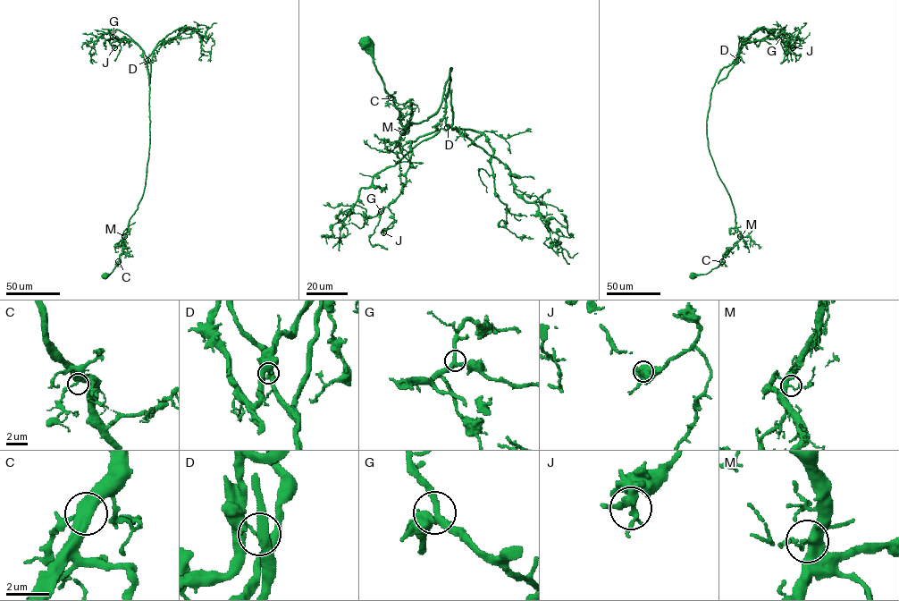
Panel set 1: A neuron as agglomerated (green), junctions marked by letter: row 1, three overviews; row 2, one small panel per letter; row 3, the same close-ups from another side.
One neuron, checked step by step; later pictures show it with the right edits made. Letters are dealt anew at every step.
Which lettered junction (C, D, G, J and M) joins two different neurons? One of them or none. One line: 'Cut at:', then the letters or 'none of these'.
Cut at: D

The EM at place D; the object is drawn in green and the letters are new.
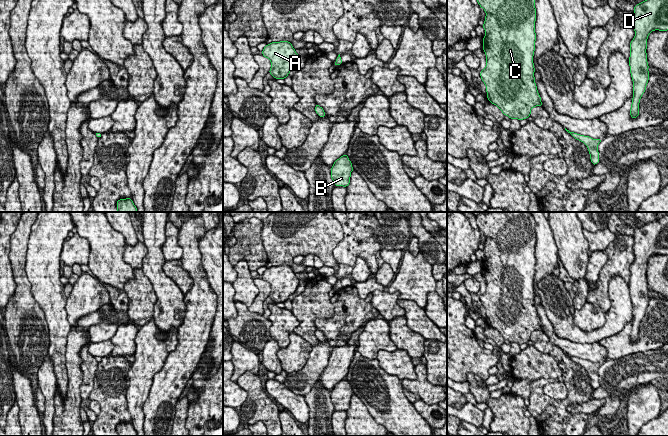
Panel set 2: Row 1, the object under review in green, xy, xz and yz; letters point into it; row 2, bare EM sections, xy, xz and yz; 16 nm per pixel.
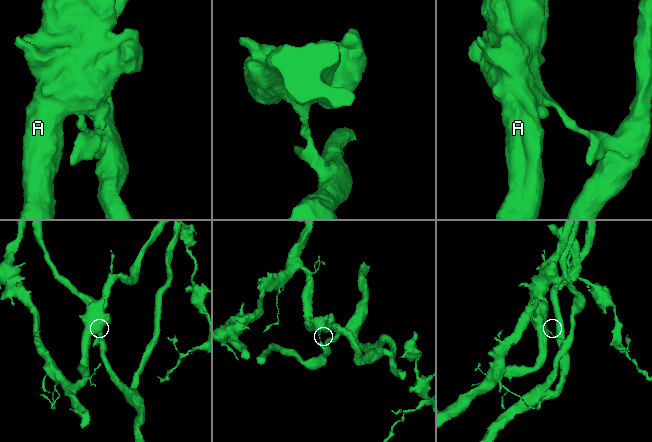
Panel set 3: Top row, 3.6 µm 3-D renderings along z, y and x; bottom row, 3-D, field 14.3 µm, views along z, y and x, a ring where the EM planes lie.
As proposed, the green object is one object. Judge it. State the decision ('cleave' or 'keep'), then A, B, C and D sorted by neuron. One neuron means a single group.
cleave; groups A C / B D

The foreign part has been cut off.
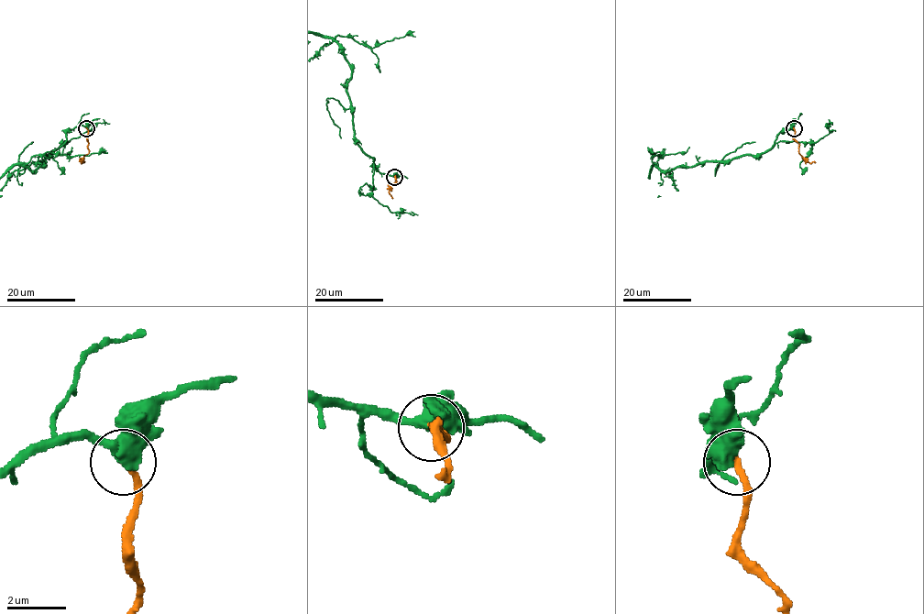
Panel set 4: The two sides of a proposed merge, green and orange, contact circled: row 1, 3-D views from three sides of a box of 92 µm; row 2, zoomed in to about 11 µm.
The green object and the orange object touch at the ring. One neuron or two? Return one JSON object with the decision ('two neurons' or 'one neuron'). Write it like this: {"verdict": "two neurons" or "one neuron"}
{"verdict": "one neuron"}

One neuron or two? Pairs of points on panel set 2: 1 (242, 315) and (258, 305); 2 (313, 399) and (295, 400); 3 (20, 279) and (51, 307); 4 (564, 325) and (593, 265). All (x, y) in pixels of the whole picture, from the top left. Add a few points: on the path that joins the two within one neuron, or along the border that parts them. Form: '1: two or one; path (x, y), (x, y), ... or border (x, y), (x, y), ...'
1: two; border (247, 307), (250, 311), (262, 315)
2: two; border (303, 396), (308, 406), (308, 421)
3: two; border (25, 266), (32, 296), (42, 310)
4: two; border (564, 283), (575, 309)

